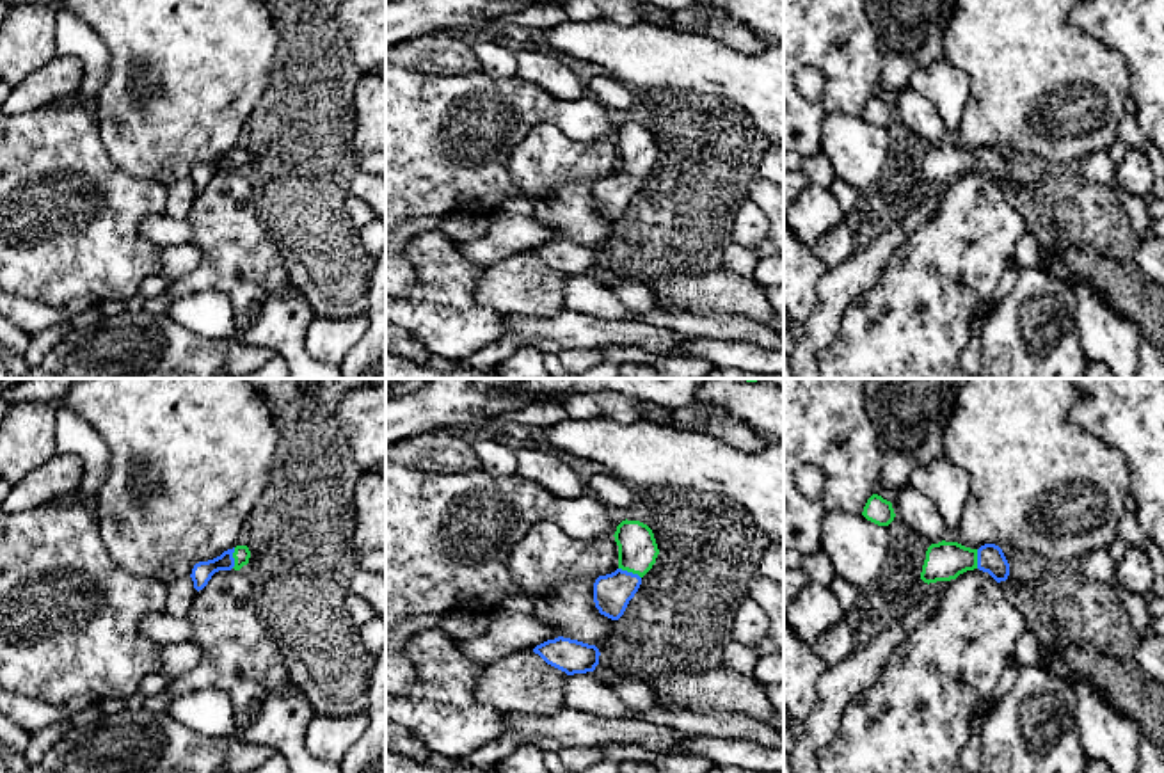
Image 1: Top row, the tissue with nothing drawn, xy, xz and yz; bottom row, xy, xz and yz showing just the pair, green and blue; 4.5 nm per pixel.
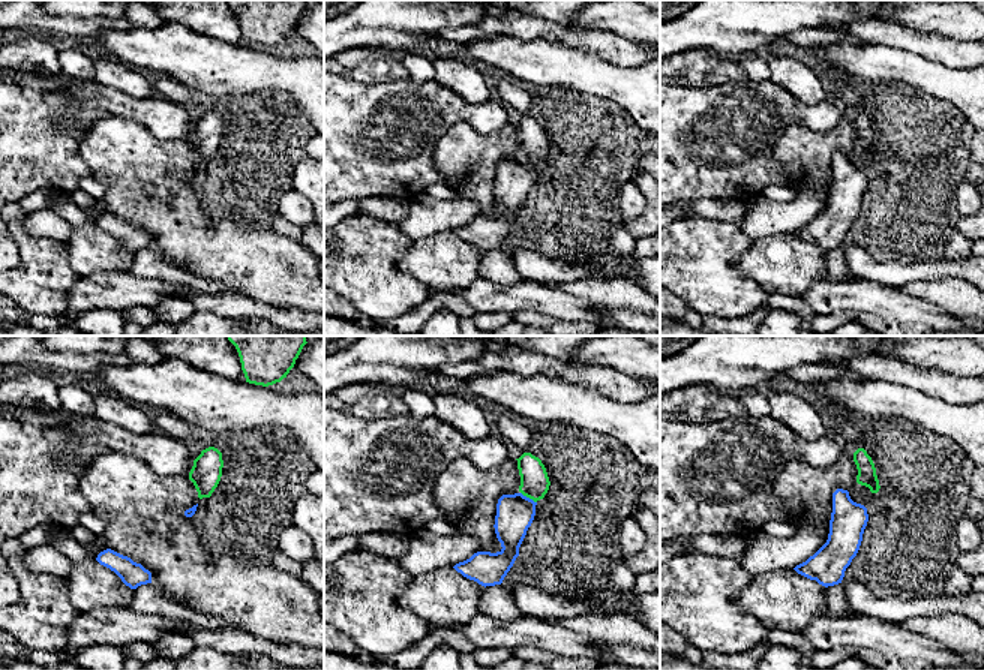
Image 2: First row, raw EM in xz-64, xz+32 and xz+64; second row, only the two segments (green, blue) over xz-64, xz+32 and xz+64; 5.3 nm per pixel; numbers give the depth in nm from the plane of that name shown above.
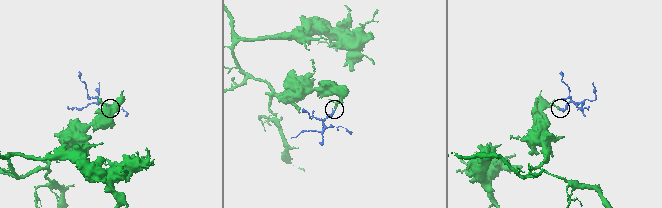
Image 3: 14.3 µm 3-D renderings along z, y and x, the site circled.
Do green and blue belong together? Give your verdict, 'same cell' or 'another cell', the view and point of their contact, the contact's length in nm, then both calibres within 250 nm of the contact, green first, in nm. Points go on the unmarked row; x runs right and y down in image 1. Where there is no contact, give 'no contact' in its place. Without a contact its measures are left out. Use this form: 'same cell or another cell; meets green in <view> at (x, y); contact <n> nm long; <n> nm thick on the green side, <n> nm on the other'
same cell; meets green in xz at (629, 173); contact 120 nm long; 180 nm thick on the green side, 170 nm on the other

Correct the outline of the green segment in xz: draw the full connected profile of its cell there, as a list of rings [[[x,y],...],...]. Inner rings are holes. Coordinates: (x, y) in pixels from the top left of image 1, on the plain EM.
[[[622,123],[615,133],[618,171],[594,185],[594,204],[601,217],[618,222],[659,156],[652,131],[640,123]]]

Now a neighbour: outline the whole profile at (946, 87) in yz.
[[[940,60],[915,71],[908,85],[935,107],[947,128],[960,128],[970,96],[970,76],[963,69]]]

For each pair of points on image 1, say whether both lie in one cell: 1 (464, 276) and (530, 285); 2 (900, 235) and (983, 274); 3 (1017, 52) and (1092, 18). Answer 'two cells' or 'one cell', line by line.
1: two cells
2: two cells
3: two cells

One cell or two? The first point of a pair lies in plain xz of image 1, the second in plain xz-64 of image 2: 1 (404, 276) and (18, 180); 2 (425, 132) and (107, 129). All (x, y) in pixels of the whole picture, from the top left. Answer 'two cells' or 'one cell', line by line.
1: one cell
2: two cells

